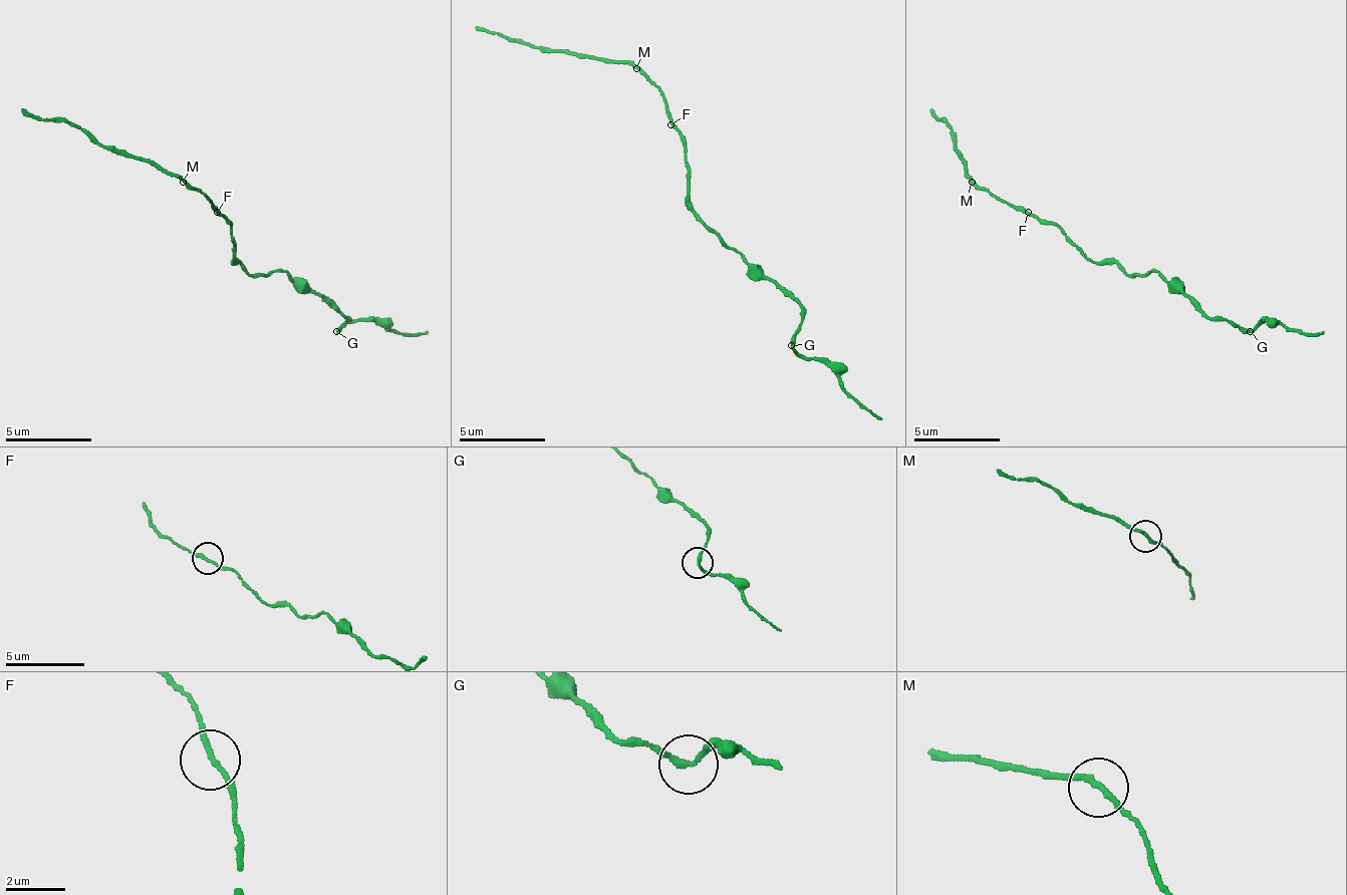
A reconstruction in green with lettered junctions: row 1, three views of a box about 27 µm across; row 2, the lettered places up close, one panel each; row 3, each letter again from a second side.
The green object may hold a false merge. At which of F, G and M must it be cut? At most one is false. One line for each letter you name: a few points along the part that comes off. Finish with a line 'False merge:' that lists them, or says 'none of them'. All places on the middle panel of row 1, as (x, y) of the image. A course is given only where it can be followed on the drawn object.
False merge: none of them

